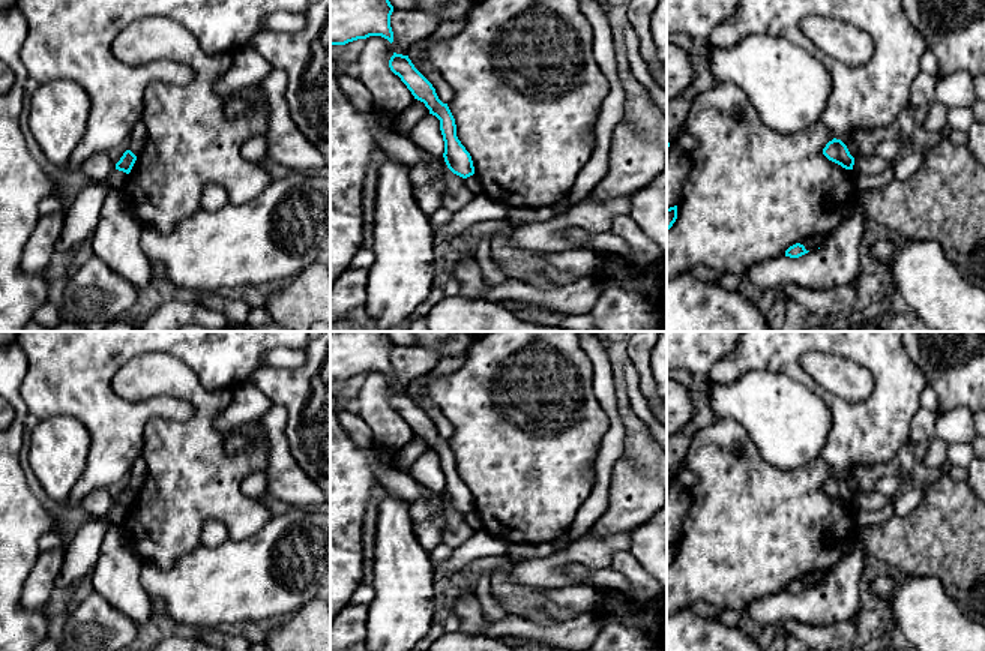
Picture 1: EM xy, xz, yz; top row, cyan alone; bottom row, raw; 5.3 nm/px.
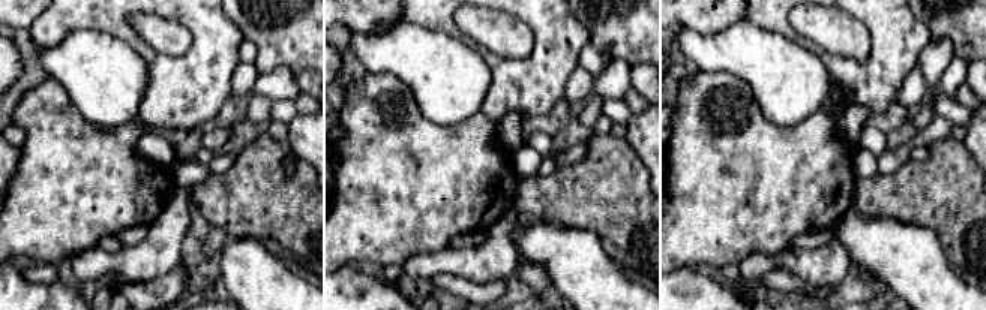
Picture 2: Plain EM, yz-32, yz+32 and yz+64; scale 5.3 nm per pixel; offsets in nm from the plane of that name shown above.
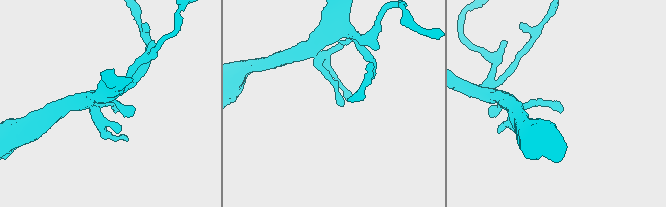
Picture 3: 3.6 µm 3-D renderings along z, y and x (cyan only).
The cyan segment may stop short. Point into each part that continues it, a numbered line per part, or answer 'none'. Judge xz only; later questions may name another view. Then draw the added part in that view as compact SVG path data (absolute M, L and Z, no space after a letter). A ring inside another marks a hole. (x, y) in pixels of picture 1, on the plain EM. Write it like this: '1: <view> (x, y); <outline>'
none

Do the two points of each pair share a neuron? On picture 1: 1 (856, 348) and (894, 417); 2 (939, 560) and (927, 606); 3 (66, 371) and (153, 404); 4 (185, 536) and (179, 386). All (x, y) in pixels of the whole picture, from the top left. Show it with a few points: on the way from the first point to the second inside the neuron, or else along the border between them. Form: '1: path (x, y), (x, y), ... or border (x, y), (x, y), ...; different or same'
1: path (874, 362), (894, 381), (894, 399); same
2: border (900, 573), (934, 576), (957, 603); different
3: path (87, 392), (105, 410), (132, 410); same
4: path (185, 498), (188, 456), (198, 438), (200, 420); same

